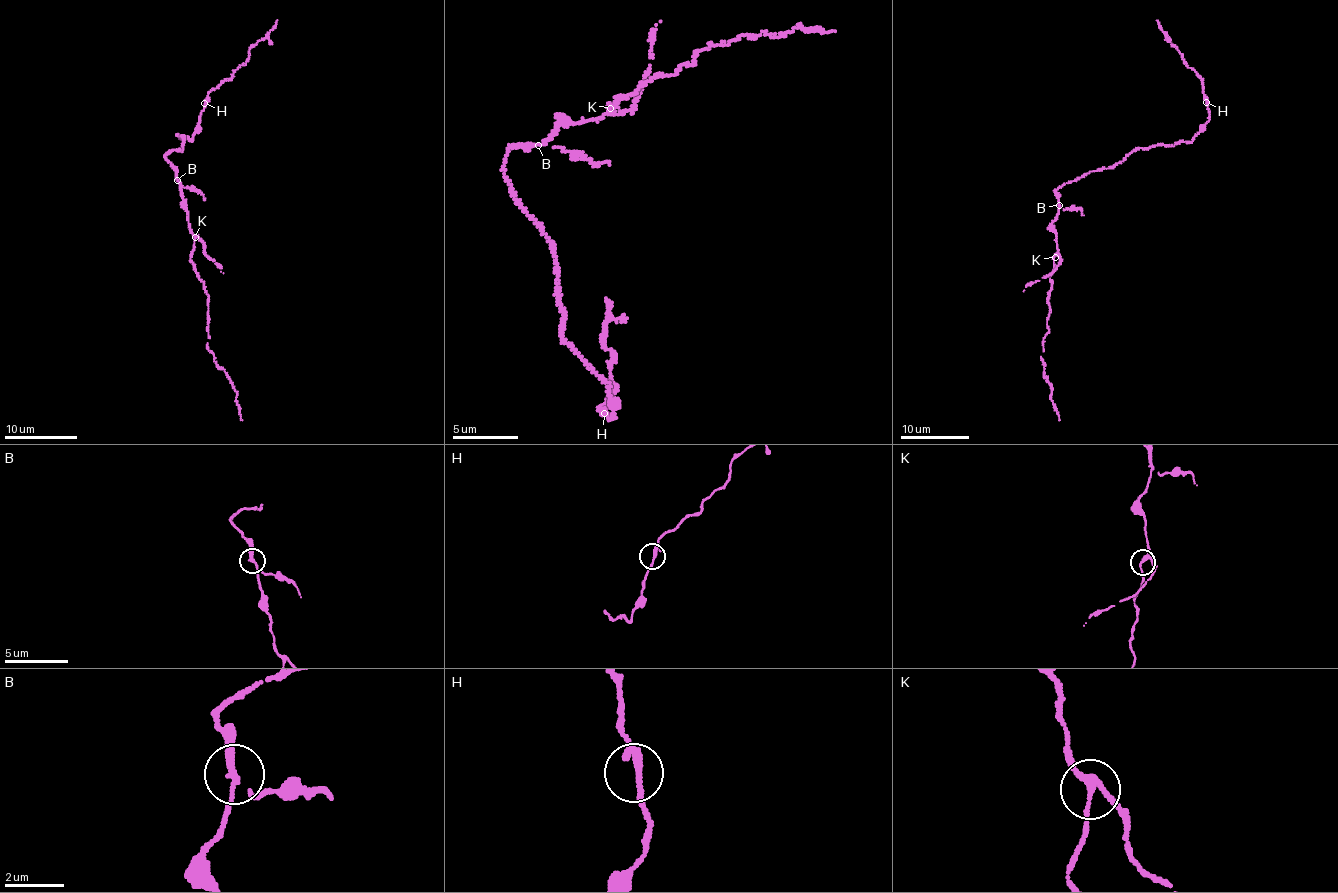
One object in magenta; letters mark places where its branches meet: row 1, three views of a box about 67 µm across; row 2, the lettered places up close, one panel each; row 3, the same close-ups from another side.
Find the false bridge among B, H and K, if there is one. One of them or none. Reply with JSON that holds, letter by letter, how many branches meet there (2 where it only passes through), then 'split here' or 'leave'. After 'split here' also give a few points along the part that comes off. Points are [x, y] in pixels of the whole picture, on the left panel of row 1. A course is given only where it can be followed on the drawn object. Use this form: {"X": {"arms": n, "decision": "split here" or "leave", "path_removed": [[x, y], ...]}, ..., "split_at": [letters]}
{"B": {"arms": 3, "decision": "split here", "path_removed": [[177, 179], [184, 187], [199, 190], [204, 200]]}, "H": {"arms": 3, "decision": "leave"}, "K": {"arms": 3, "decision": "leave"}, "split_at": ["B"]}

